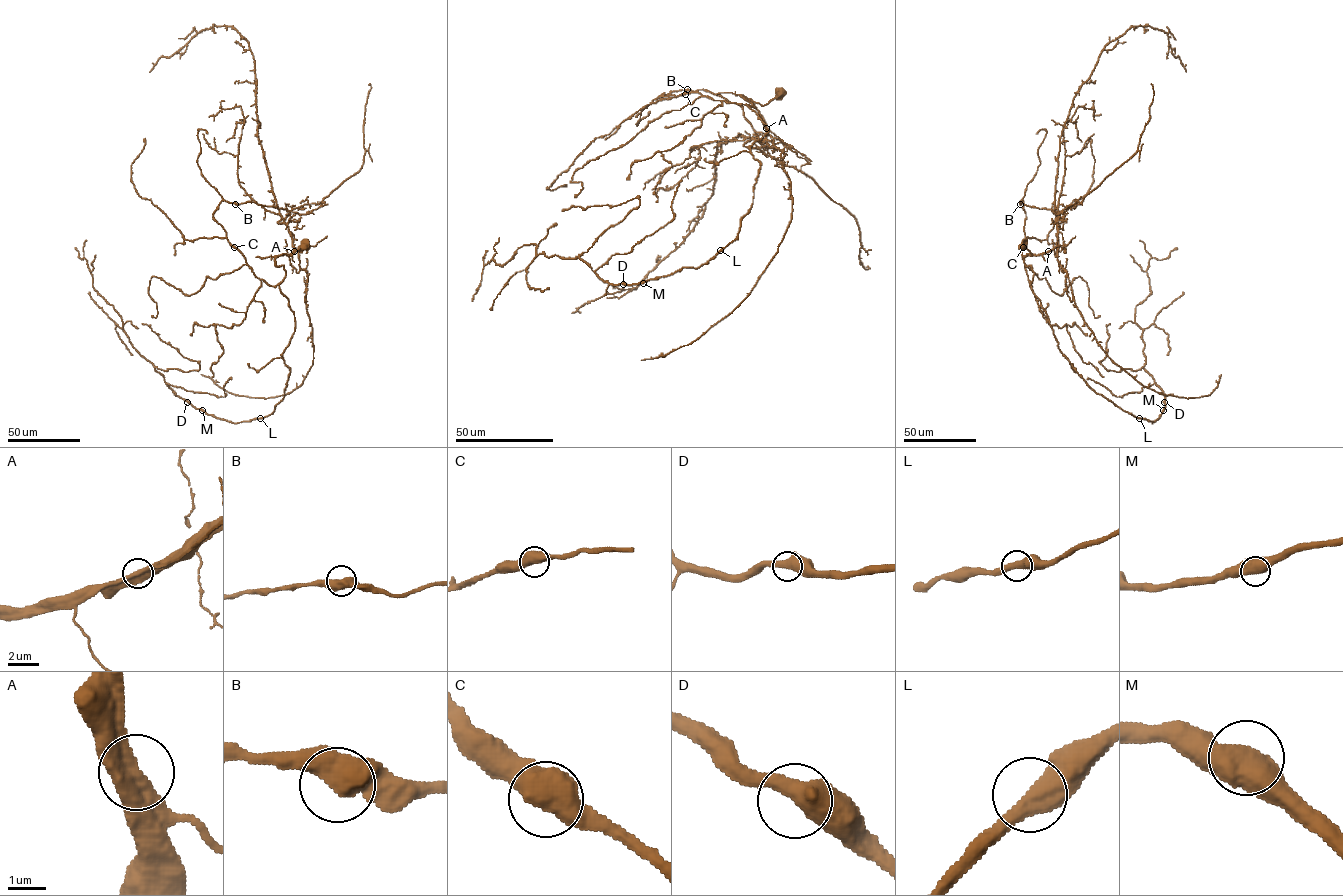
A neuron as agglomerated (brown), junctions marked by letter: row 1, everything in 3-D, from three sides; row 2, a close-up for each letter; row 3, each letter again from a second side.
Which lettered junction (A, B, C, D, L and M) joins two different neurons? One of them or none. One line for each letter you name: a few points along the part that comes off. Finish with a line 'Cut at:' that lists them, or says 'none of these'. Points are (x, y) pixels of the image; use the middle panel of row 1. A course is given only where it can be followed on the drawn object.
Cut at: none of these

